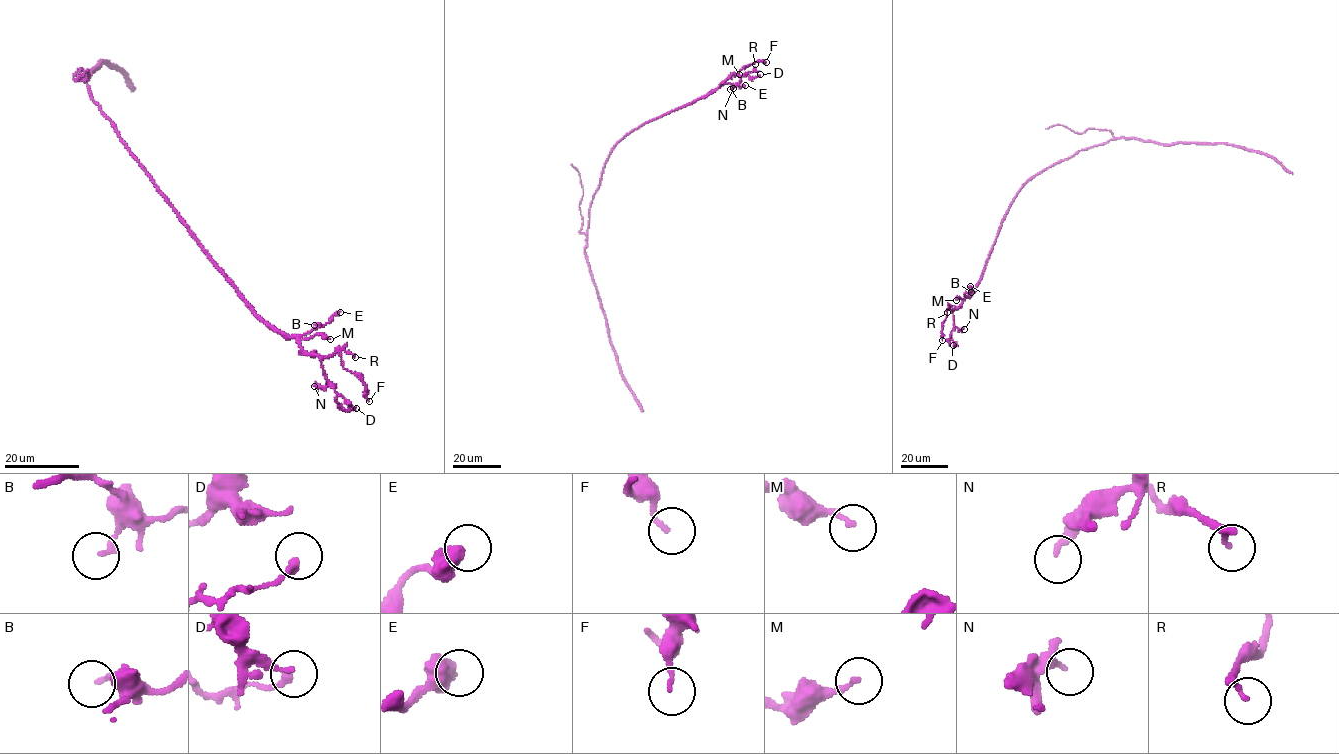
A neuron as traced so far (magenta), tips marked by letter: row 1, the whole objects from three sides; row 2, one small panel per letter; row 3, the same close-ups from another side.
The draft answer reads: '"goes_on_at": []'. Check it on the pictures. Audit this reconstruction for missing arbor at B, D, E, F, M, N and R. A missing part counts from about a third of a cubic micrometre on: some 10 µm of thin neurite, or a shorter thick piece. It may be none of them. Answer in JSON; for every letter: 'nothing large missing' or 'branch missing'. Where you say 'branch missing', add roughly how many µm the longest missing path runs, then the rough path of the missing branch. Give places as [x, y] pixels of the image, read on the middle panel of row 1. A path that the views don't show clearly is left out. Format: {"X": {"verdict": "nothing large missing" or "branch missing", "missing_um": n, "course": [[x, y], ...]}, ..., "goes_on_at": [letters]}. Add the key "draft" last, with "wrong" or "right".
{"B": {"verdict": "nothing large missing"}, "D": {"verdict": "nothing large missing"}, "E": {"verdict": "nothing large missing"}, "F": {"verdict": "nothing large missing"}, "M": {"verdict": "nothing large missing"}, "N": {"verdict": "nothing large missing"}, "R": {"verdict": "nothing large missing"}, "goes_on_at": [], "draft": "right"}

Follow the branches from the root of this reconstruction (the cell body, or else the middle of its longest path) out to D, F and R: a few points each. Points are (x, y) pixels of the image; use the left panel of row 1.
D: (117, 132), (238, 296), (263, 320), (294, 336), (304, 351), (314, 353), (335, 401), (345, 410), (356, 408)
F: (117, 132), (238, 296), (294, 336), (304, 351), (338, 352), (369, 401)
R: (117, 132), (201, 248), (258, 316), (276, 329), (294, 336), (304, 351), (329, 357), (345, 350), (355, 357)

